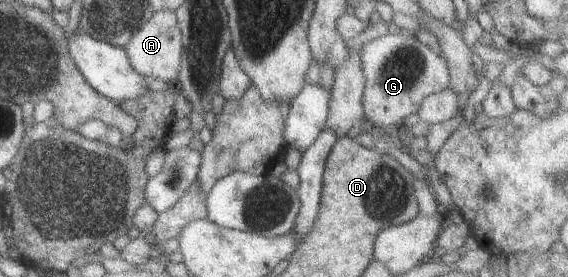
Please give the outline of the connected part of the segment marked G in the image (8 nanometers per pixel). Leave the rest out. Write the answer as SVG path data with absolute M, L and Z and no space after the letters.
M387 33L369 40L359 48L359 62L364 76L361 104L364 119L384 131L415 114L419 102L430 94L439 92L449 84L446 62L415 36L403 33Z

